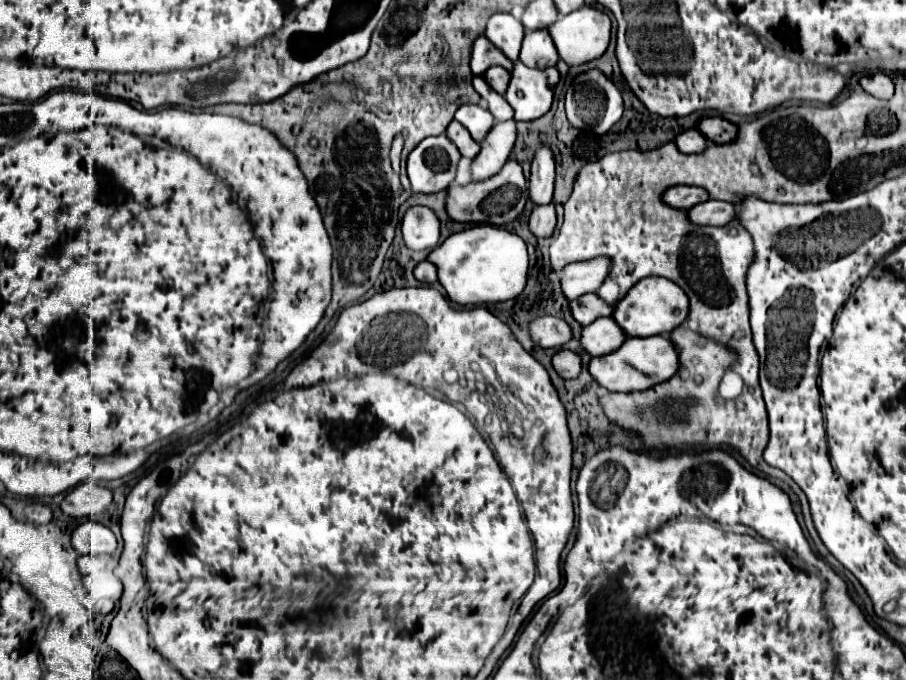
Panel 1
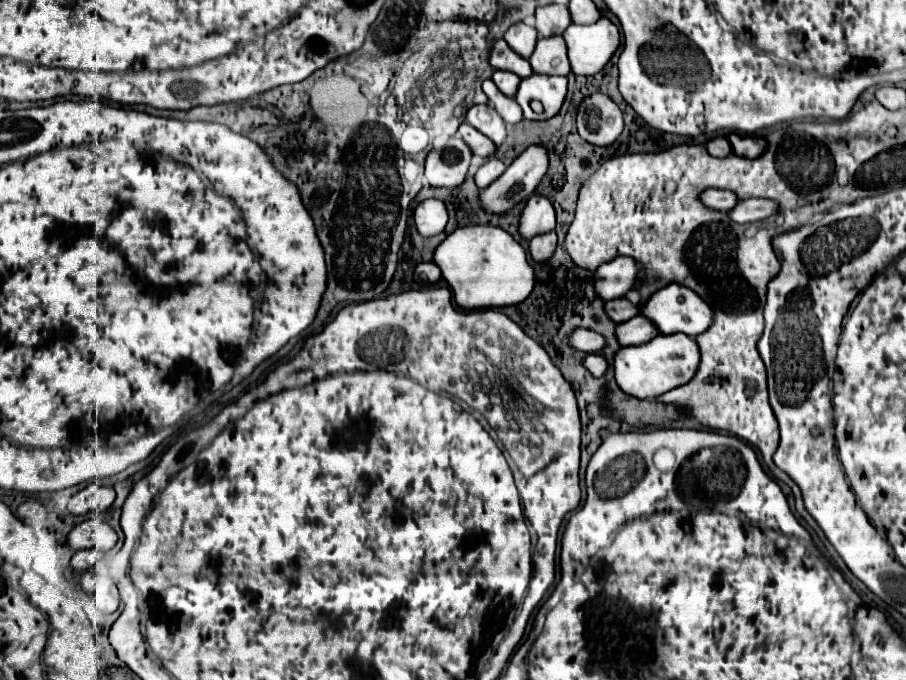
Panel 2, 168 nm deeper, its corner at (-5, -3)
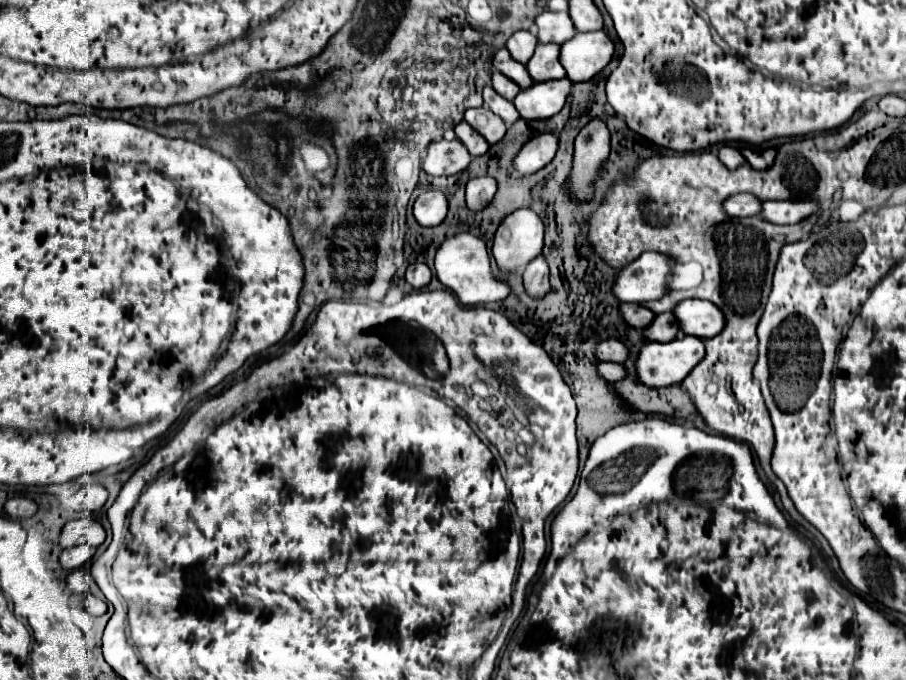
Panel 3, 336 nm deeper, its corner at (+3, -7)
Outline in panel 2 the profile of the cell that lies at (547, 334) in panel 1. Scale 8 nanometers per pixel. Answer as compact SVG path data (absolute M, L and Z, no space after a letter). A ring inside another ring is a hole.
M575 328L571 334L569 334L569 346L575 348L575 350L581 350L581 352L599 352L603 346L605 346L605 340L601 334L593 332L593 330L587 330L587 328Z

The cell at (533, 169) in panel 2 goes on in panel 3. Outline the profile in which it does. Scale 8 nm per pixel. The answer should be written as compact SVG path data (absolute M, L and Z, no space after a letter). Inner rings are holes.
M539 134L539 136L533 136L525 146L523 150L519 152L517 160L515 160L515 170L519 174L533 174L537 172L539 168L547 166L555 152L557 152L557 146L559 146L559 136L557 134Z

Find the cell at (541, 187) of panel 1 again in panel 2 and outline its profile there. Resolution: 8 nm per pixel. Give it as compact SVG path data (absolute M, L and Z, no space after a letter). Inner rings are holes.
M541 194L531 196L523 210L519 232L527 240L531 240L533 236L537 236L541 232L549 232L553 228L555 228L555 210L553 210L551 200Z

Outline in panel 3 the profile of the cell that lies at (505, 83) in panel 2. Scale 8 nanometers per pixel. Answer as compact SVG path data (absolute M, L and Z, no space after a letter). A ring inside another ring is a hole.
M493 72L493 88L507 100L513 100L519 94L519 90L521 90L513 80L509 80L501 72Z

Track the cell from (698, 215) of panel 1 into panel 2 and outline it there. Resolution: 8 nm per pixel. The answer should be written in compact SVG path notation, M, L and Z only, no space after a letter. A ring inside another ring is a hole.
M749 198L749 200L741 200L735 208L727 210L725 214L735 224L749 224L749 222L757 222L761 218L771 216L775 210L777 210L777 204L773 200Z

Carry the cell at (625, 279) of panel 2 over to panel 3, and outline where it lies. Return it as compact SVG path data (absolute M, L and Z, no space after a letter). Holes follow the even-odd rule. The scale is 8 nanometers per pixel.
M645 252L635 262L621 268L617 288L621 302L649 302L667 294L667 280L673 274L673 260L661 252Z

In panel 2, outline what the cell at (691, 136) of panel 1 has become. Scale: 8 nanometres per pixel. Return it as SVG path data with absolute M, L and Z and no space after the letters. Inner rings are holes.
M721 136L711 138L711 140L705 144L705 148L707 148L707 152L709 152L711 156L717 156L717 158L725 158L725 156L731 154L729 142L727 142L725 138L721 138Z

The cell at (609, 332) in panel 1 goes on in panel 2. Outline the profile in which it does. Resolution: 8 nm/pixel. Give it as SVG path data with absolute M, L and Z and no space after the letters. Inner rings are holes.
M641 314L631 318L631 320L627 320L627 322L617 324L617 328L615 328L615 336L617 336L619 346L643 344L643 342L649 342L655 334L659 334L659 332Z

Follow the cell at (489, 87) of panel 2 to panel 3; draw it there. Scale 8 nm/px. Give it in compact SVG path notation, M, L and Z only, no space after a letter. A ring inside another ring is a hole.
M485 86L483 98L485 98L485 106L487 106L489 110L493 110L497 116L501 116L507 126L513 124L513 122L519 118L519 112L517 112L515 104L509 102L509 100L505 100L503 96L499 96L499 94L493 90L493 86Z

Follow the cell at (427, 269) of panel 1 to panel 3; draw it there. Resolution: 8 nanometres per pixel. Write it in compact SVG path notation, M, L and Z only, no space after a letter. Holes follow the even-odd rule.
M409 264L405 278L413 288L423 288L431 282L431 270L427 264Z

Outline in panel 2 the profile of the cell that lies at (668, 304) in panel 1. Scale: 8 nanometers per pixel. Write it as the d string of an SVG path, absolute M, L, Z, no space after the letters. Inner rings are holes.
M667 284L653 292L643 304L641 304L641 314L661 332L661 334L677 334L683 332L687 336L697 336L709 328L713 320L713 312L709 312L709 306L689 288L681 284Z

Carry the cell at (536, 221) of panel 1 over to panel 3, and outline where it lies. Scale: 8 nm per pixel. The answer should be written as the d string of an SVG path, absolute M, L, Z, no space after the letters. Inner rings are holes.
M537 256L533 262L525 266L523 286L531 298L543 298L549 292L549 266L543 256Z

